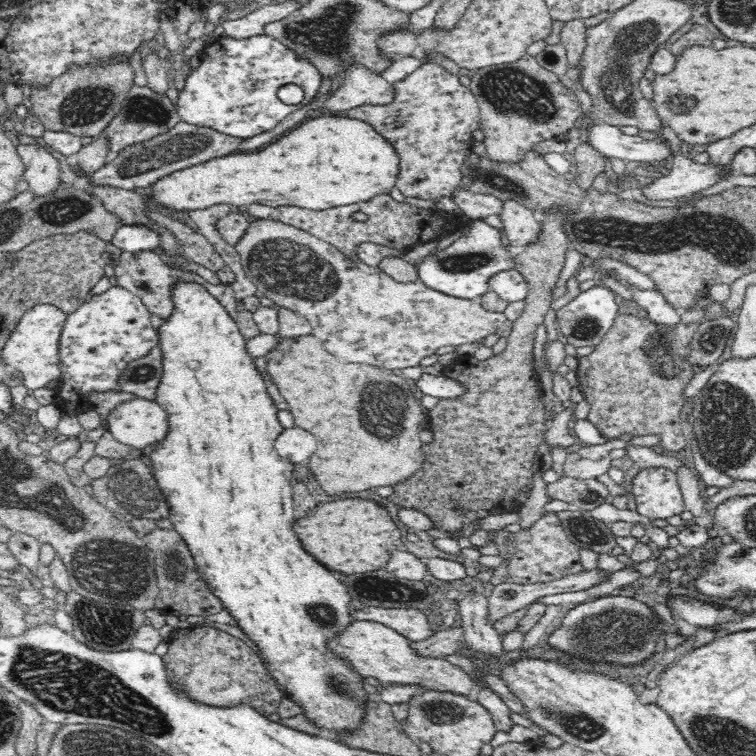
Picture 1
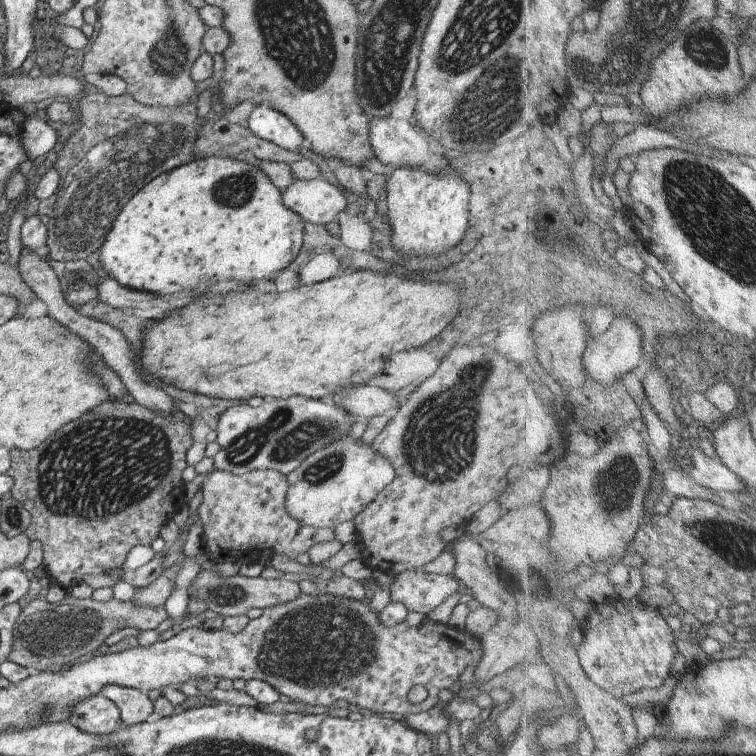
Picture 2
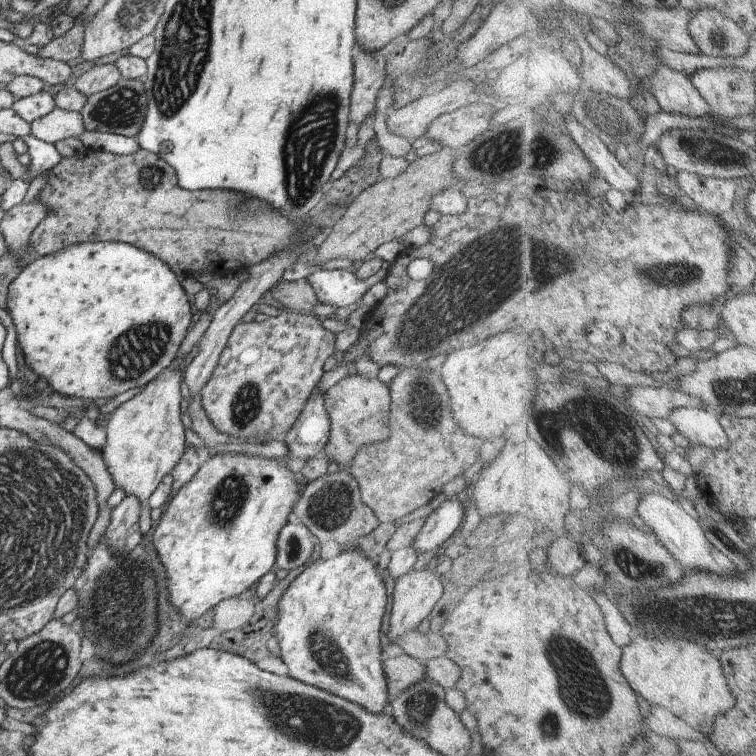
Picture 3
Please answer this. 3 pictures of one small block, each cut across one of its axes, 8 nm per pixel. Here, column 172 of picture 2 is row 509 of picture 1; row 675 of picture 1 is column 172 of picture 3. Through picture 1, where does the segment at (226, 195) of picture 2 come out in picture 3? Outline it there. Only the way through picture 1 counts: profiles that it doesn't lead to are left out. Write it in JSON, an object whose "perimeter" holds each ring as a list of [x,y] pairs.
{"perimeter":[[[100,241],[73,244],[68,248],[63,248],[60,252],[35,258],[18,273],[18,276],[14,277],[8,286],[6,306],[7,312],[16,326],[17,346],[22,350],[26,365],[38,376],[45,378],[55,392],[69,397],[92,398],[96,402],[98,398],[114,398],[128,390],[142,388],[142,386],[150,384],[174,362],[180,343],[184,340],[184,336],[190,328],[190,322],[192,322],[192,308],[190,308],[186,294],[181,279],[158,256],[148,254],[131,244]]]}

